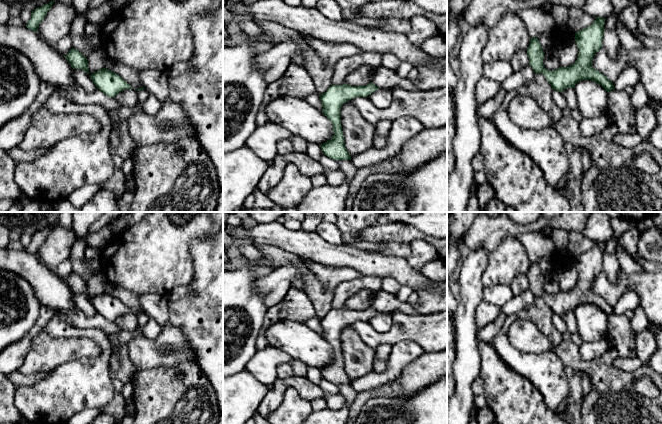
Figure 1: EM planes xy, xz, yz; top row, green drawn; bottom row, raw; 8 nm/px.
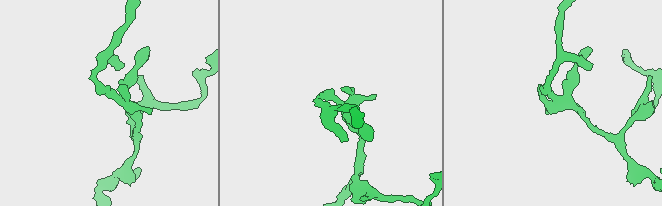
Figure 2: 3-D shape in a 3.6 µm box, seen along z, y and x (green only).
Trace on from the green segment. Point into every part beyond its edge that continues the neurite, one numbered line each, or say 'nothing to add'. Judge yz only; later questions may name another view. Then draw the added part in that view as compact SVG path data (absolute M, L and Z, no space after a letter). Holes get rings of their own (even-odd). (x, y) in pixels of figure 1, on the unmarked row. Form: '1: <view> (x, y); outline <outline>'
nothing to add

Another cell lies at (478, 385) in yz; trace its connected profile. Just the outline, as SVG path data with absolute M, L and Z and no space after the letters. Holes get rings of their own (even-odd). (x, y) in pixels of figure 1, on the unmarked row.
M480 376L472 383L472 391L475 396L484 394L484 382Z

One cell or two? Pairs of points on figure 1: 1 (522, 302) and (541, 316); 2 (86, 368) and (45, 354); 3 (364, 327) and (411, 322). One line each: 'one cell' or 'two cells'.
1: two cells
2: two cells
3: one cell

